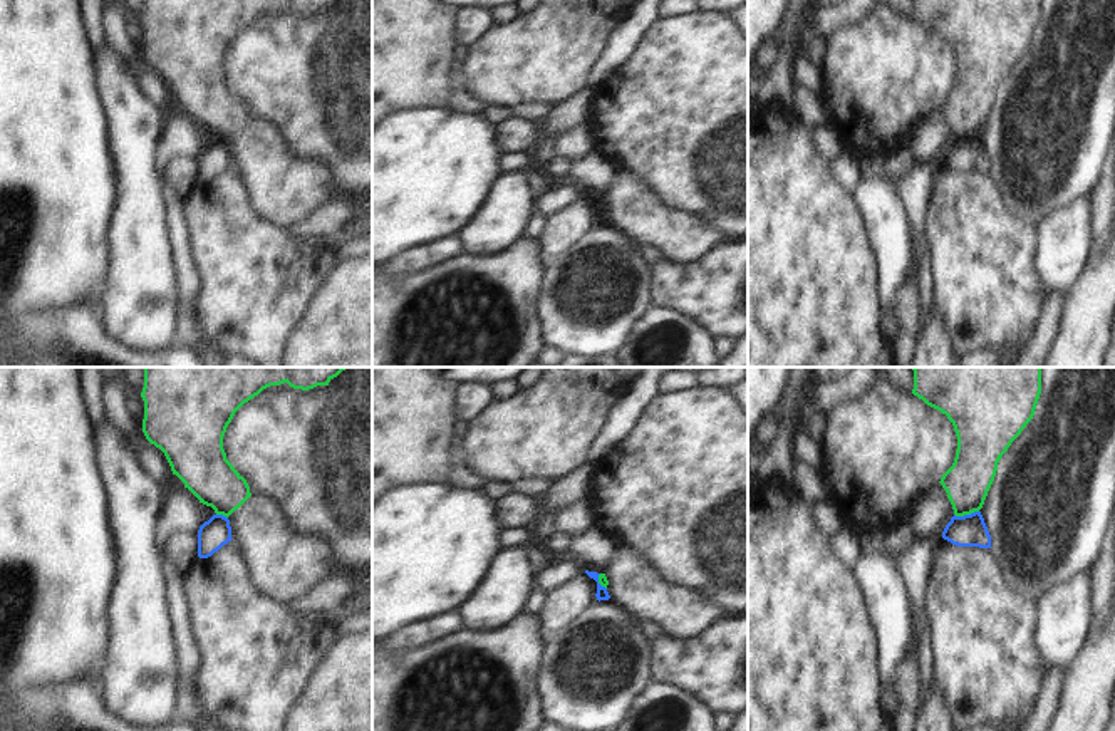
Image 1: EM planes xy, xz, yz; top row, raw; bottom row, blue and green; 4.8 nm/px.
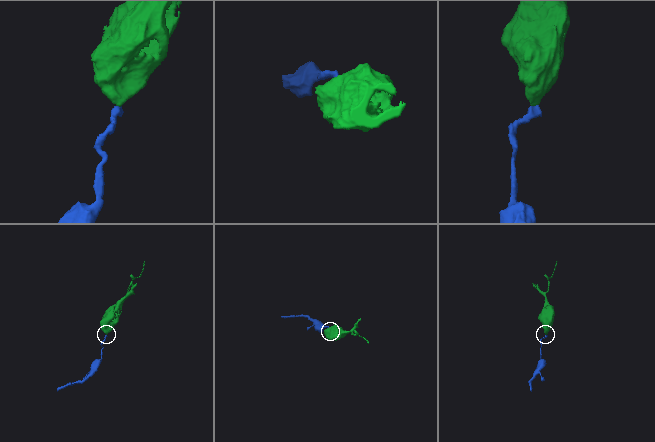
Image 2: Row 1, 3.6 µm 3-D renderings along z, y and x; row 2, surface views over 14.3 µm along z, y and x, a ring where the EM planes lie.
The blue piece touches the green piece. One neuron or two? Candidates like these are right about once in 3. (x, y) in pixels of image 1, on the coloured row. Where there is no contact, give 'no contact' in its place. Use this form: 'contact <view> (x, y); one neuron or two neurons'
contact yz (966, 515); two neurons

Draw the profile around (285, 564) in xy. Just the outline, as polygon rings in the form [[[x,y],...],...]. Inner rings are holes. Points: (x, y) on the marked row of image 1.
[[[252,495],[228,520],[257,588],[278,602],[302,599],[337,568],[332,543],[297,531],[268,495]]]

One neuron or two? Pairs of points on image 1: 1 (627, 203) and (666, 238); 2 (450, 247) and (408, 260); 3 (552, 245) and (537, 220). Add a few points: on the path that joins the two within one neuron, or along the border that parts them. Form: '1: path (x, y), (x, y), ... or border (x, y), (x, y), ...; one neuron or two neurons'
1: path (637, 210), (656, 228); one neuron
2: path (440, 252), (418, 260); one neuron
3: border (550, 220), (539, 240); two neurons

